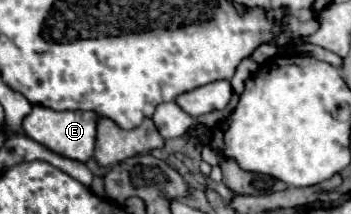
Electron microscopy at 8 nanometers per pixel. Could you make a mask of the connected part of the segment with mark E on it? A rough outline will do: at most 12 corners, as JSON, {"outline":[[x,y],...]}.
{"outline":[[35,105],[23,133],[57,155],[87,163],[95,147],[91,111]]}

